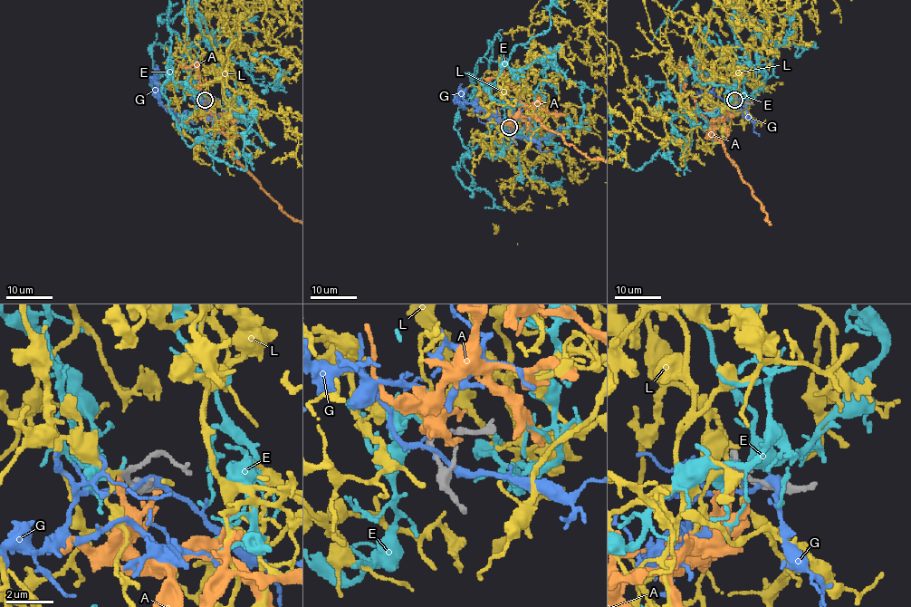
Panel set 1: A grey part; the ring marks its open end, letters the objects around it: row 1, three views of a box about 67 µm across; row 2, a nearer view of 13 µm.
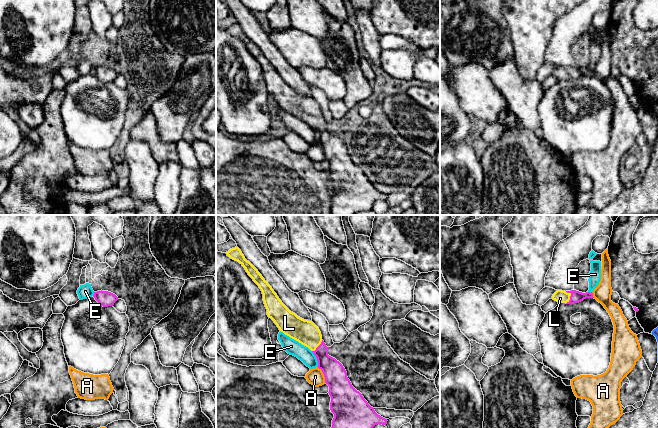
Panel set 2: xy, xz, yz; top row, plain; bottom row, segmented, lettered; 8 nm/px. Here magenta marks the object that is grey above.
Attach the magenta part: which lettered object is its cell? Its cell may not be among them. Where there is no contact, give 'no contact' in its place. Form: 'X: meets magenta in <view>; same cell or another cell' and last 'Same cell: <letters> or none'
A: meets magenta in xz; another cell
E: meets magenta in xz; another cell
G: no contact; another cell
L: meets magenta in yz; same cell
Same cell: L

